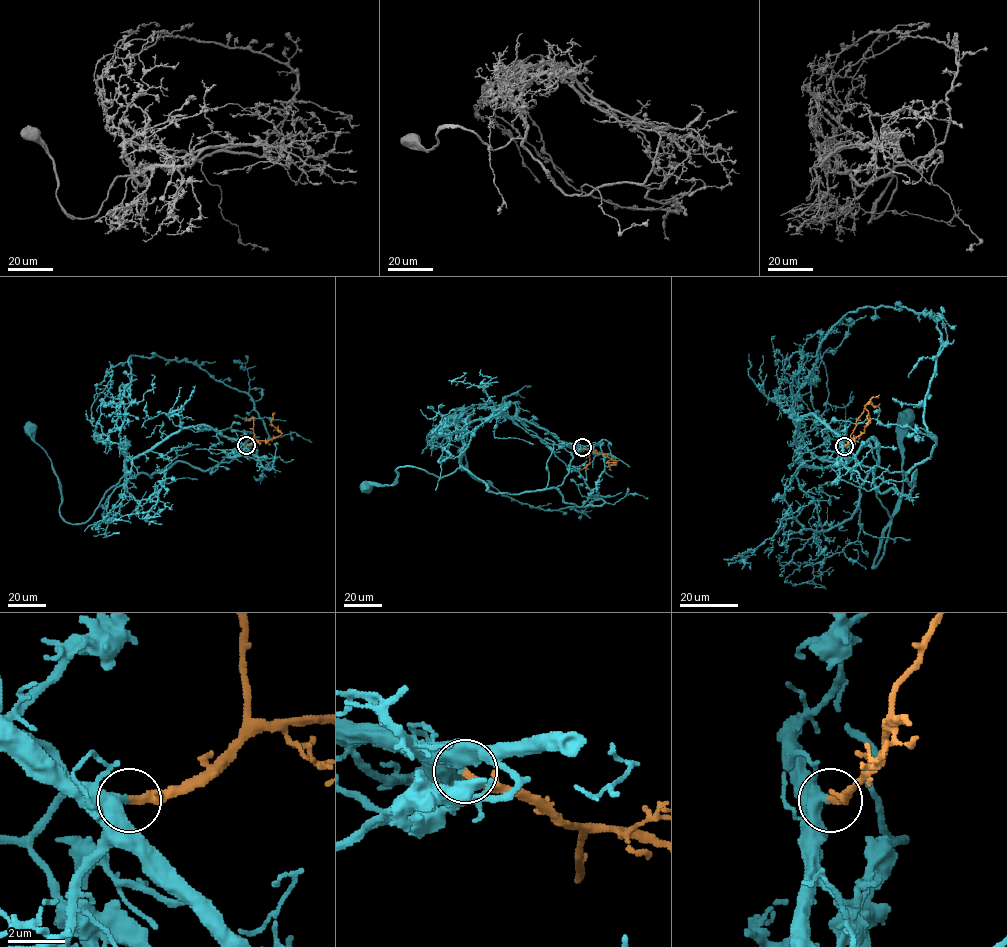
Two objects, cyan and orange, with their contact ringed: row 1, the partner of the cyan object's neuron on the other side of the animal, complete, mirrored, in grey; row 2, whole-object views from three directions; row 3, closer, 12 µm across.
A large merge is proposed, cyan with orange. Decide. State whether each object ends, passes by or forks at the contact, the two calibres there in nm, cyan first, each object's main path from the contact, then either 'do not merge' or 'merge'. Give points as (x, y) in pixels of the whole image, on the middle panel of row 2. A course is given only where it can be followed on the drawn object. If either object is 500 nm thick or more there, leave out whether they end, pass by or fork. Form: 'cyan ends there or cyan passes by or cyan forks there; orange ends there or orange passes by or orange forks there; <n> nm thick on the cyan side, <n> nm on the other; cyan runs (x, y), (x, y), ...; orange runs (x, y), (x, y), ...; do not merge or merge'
cyan ends there; orange ends there; 440 nm thick on the cyan side, 280 nm on the other; cyan runs (582, 448), (563, 483), (541, 490), (491, 492), (462, 468), (441, 477), (405, 466), (391, 485), (366, 487); orange runs (583, 448), (617, 461), (606, 462), (611, 470); merge

